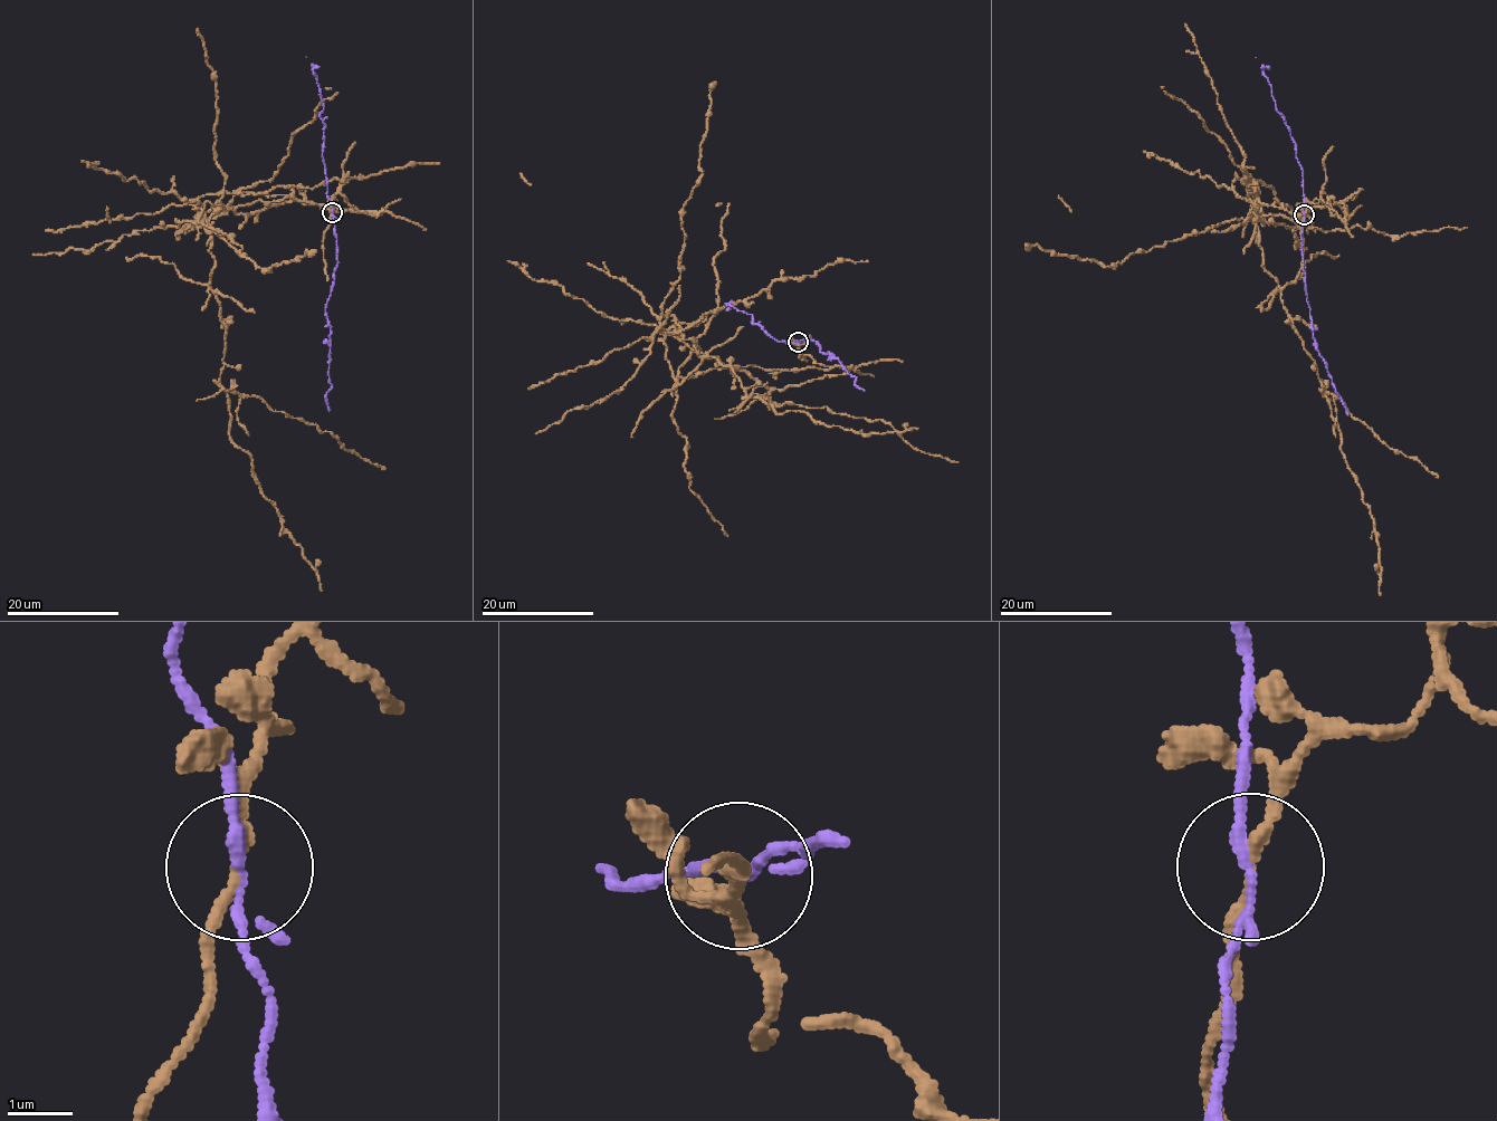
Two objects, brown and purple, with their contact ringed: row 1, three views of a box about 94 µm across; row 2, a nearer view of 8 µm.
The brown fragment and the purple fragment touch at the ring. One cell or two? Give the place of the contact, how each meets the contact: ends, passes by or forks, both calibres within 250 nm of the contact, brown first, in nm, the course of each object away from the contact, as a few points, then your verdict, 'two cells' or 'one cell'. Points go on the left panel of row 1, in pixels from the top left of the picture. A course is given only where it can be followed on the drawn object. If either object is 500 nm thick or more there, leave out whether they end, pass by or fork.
(332, 212) | brown passes by | purple forks | 160/130 nm | brown via (333, 211), (339, 193), (356, 212), (284, 197), (194, 223), (202, 211), (229, 438), (322, 591) | purple via (333, 211), (337, 266), (325, 306), (330, 335), (331, 387), (325, 399), (329, 411) | two cells

